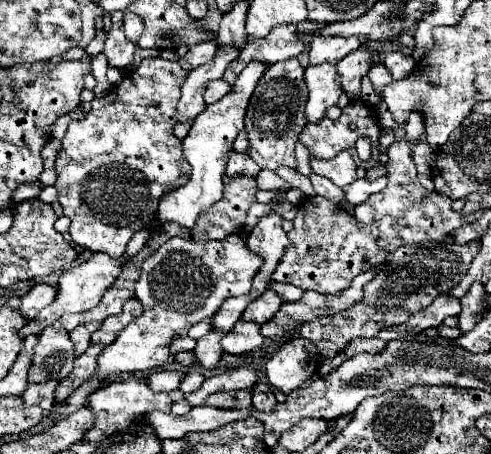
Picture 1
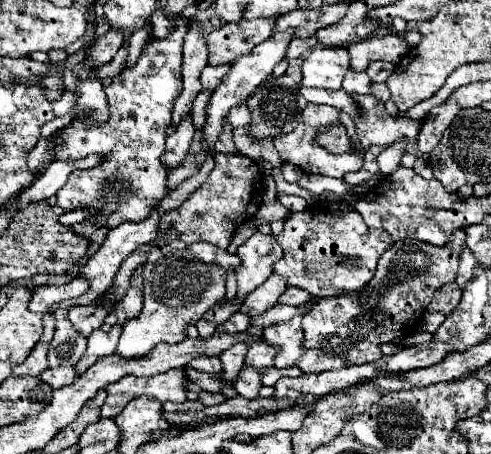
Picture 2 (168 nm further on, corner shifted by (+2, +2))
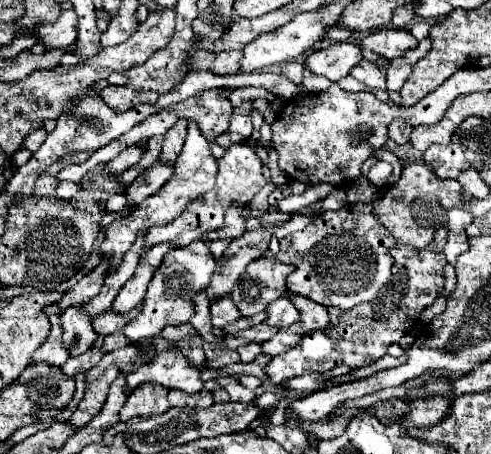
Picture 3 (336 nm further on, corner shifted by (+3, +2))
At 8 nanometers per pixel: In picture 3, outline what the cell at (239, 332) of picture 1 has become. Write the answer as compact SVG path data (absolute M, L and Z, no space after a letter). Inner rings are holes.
M226 296L226 298L220 298L220 300L212 300L212 304L210 304L210 316L212 316L212 324L216 328L222 328L222 326L238 320L240 312L234 306L232 298Z

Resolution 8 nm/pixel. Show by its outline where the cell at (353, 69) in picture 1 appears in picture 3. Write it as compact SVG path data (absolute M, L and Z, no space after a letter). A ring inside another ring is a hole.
M384 28L374 34L364 36L358 46L364 50L372 50L388 60L402 56L406 50L414 50L418 46L418 40L412 36L410 30L396 30L396 28Z

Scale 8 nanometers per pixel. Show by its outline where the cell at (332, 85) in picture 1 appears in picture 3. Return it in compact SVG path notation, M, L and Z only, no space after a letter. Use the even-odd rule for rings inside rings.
M338 42L324 50L312 52L304 66L308 66L314 74L326 76L328 80L336 82L350 74L350 70L362 60L362 50L354 42Z

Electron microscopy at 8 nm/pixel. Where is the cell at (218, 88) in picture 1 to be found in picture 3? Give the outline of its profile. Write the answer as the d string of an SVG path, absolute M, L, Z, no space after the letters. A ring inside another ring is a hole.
M220 52L212 64L212 70L216 74L236 74L240 72L240 56L244 56L242 52Z

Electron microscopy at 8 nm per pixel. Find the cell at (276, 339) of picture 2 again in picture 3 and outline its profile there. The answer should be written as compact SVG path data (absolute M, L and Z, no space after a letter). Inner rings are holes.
M284 294L280 296L280 300L274 300L268 308L268 318L266 318L266 324L274 324L274 326L280 326L280 328L288 328L290 324L294 324L298 320L298 310L290 304L290 296Z

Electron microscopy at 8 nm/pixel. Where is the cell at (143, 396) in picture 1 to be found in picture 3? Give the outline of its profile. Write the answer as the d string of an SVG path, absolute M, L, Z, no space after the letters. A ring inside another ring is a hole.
M160 352L152 364L144 364L144 368L128 374L126 382L128 392L142 382L158 382L166 388L178 388L188 394L200 392L204 388L204 382L200 380L200 368L188 362L182 352Z

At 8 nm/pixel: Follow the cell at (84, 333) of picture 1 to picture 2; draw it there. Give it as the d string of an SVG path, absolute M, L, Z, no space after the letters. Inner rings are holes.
M95 300L93 304L89 306L75 306L69 310L69 320L71 324L85 336L89 338L93 330L97 330L105 316L111 312L111 306L109 304L101 304L99 300Z

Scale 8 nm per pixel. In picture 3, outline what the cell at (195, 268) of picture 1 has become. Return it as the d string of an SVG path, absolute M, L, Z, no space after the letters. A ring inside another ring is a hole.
M194 240L186 248L176 248L176 250L168 252L164 256L164 264L156 270L154 278L148 284L146 298L144 298L144 310L124 326L126 336L132 342L136 342L144 336L158 336L162 332L162 328L168 324L176 326L176 324L188 322L194 316L194 306L192 306L190 298L198 290L202 290L210 284L214 266L216 266L216 260L212 258L208 246L200 240Z

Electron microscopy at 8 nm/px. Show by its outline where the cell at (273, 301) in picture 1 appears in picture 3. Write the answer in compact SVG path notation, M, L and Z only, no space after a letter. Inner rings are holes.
M262 256L250 262L236 282L230 298L244 318L264 312L270 302L286 294L286 276L292 264L280 264L272 256Z

